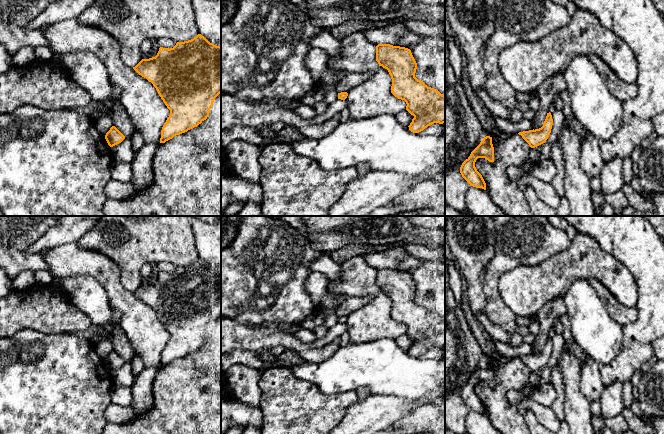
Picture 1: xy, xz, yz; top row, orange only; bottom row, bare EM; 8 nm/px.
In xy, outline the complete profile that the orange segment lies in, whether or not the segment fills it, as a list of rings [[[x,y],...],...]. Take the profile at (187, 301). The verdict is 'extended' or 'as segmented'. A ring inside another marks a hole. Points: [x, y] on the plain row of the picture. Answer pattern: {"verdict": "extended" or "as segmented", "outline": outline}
{"verdict": "as segmented", "outline": [[[201,258],[191,264],[177,266],[170,273],[160,271],[155,281],[142,283],[133,293],[153,308],[170,334],[161,354],[160,367],[206,344],[214,323],[221,317],[221,271],[210,267]]]}

